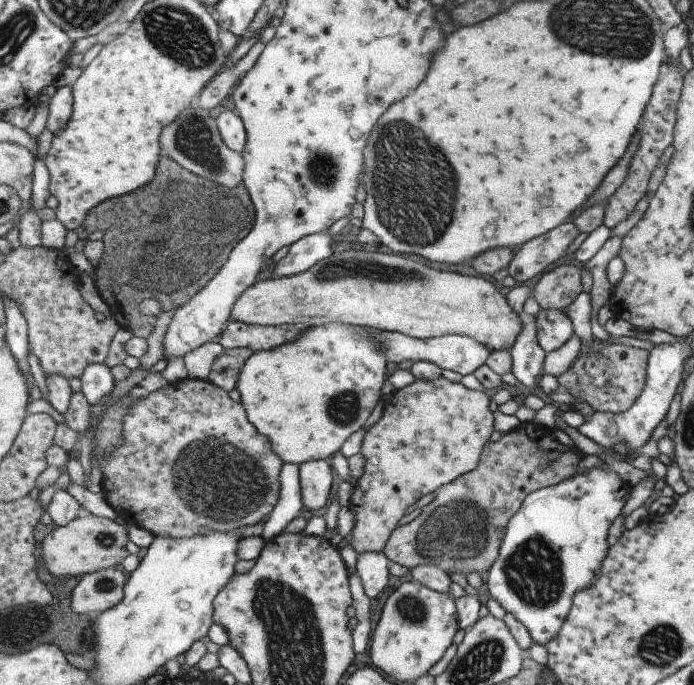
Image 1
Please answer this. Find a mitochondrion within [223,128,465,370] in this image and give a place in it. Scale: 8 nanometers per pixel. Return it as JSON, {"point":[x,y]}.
{"point":[372,270]}

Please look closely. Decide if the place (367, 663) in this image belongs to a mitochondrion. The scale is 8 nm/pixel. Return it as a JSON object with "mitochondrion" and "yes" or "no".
{"mitochondrion":"no"}

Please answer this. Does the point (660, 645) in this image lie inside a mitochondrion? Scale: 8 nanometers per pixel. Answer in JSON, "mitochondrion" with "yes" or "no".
{"mitochondrion":"yes"}

